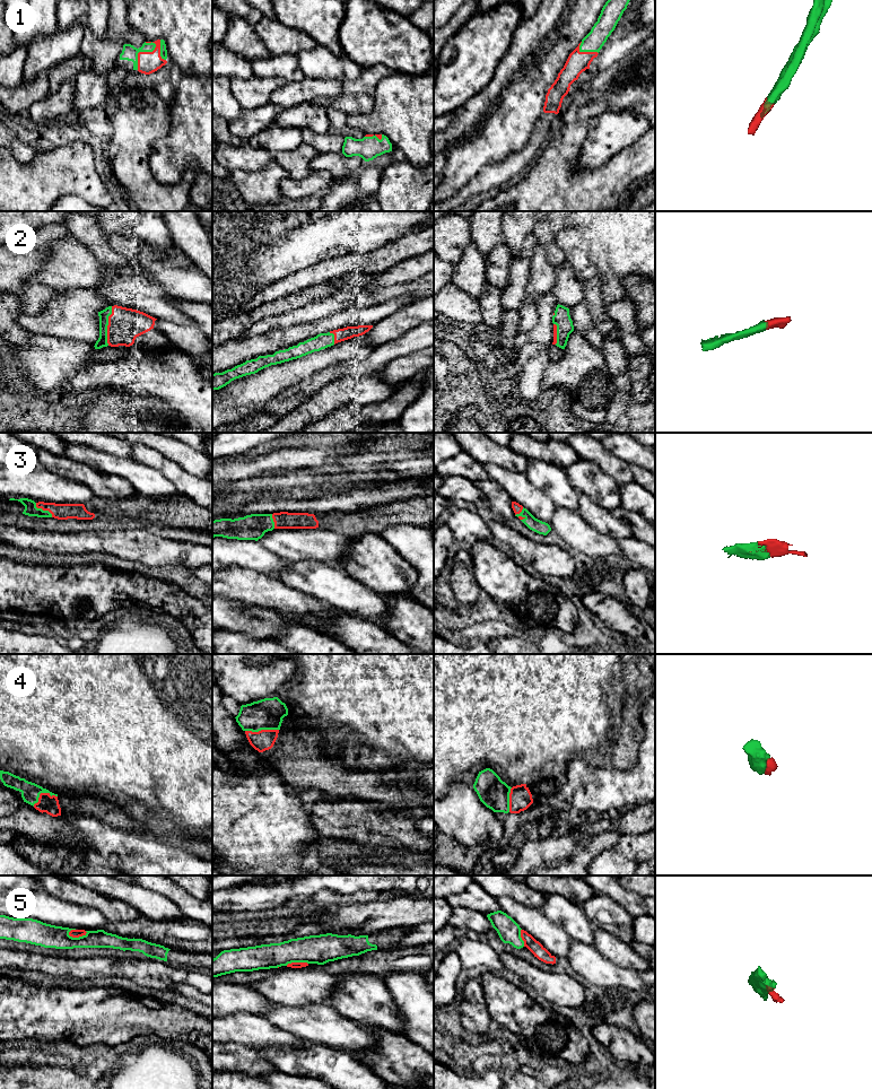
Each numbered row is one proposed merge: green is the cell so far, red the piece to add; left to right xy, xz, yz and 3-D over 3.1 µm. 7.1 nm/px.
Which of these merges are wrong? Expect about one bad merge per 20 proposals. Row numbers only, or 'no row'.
5

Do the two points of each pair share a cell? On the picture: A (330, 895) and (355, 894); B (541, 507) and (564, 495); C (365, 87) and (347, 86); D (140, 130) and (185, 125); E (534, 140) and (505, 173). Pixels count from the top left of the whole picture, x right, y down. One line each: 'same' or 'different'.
A: same
B: different
C: same
D: different
E: same

